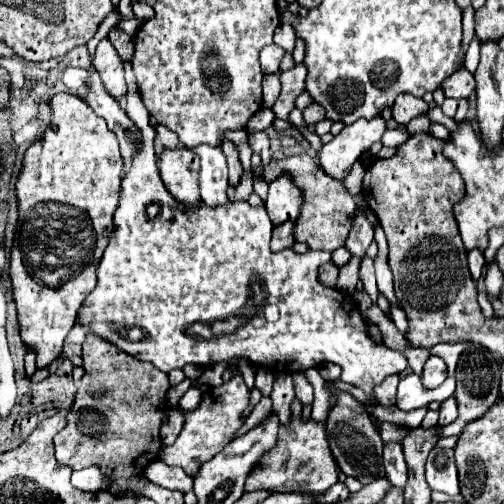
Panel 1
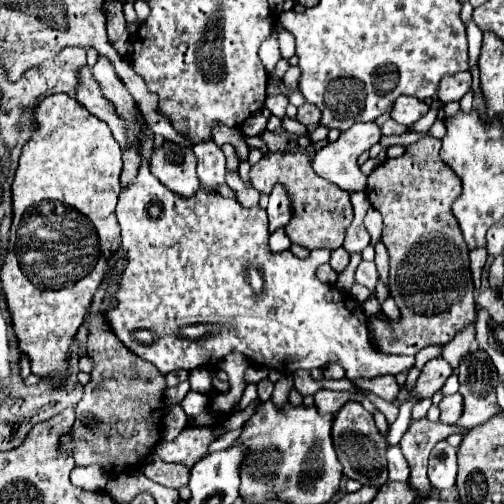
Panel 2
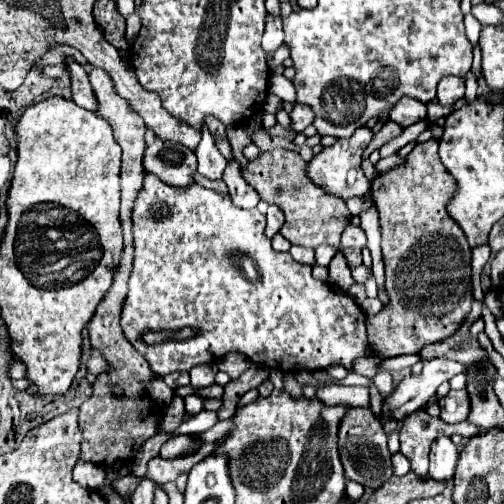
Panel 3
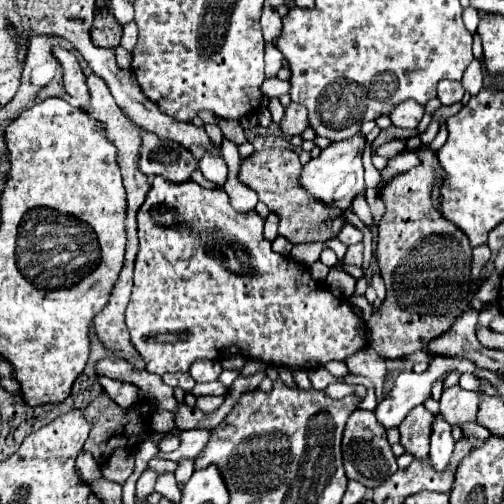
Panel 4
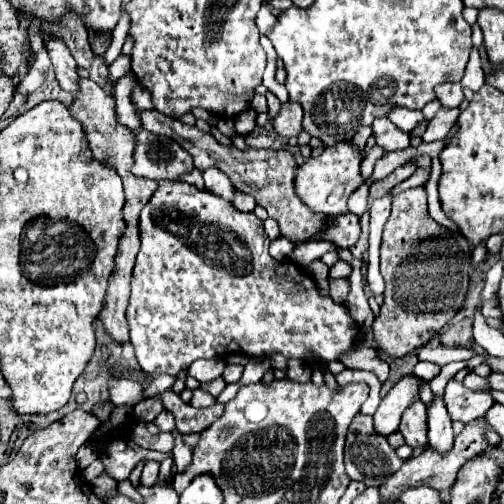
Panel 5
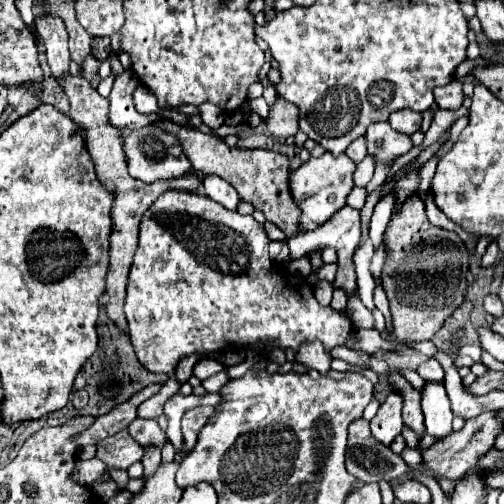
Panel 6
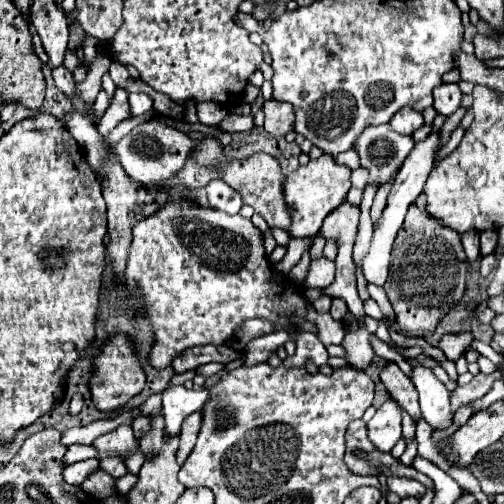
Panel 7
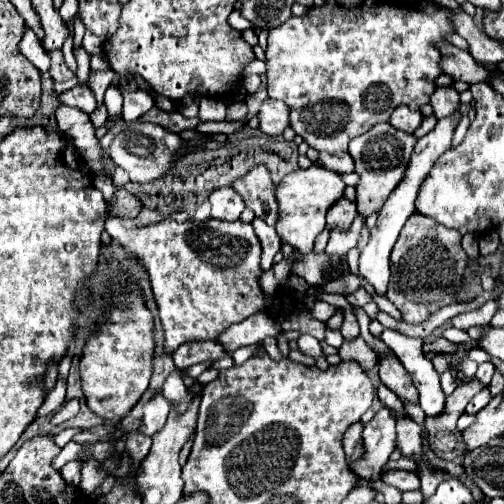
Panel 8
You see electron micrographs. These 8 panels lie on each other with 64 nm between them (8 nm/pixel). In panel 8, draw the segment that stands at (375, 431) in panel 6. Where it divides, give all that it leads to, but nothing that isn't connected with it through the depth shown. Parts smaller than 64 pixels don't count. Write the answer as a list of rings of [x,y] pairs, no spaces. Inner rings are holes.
[[[382,408],[374,418],[364,426],[362,432],[364,454],[360,460],[350,464],[350,470],[360,478],[356,486],[374,488],[374,482],[380,480],[380,474],[396,448],[396,422],[388,408]]]

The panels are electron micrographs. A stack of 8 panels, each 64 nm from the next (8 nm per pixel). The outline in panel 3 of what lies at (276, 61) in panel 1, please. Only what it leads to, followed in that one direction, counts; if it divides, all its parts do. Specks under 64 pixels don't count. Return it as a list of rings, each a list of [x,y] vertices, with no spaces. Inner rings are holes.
[[[268,14],[268,16],[266,16],[266,26],[268,26],[268,30],[264,30],[262,44],[264,44],[264,52],[266,52],[266,56],[270,56],[270,54],[276,52],[276,50],[282,46],[282,42],[284,42],[282,18],[280,18],[280,16],[272,16],[272,14]]]

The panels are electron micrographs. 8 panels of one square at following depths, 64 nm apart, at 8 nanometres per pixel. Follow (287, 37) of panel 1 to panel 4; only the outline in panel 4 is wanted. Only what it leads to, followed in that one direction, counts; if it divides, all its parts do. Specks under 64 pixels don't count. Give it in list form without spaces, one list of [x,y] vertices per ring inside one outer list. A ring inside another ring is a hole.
[[[266,44],[266,80],[274,78],[280,68],[282,68],[282,54],[274,44]]]

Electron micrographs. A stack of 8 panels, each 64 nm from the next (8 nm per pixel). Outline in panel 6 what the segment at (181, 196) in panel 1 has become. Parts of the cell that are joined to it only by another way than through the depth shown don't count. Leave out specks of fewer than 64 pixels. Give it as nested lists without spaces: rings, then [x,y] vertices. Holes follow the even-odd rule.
[[[144,126],[138,130],[132,130],[126,138],[124,138],[124,156],[126,156],[126,164],[128,164],[128,172],[132,178],[136,180],[144,180],[146,184],[152,184],[156,180],[168,180],[168,178],[178,178],[182,174],[186,174],[190,170],[190,160],[186,158],[180,140],[170,134],[164,132],[162,128],[154,128],[154,126]]]

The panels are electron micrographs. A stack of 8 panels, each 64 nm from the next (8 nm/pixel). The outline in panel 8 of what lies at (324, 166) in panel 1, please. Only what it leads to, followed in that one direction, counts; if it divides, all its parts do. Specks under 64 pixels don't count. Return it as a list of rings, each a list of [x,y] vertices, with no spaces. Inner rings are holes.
[[[312,164],[308,170],[296,170],[282,178],[282,182],[276,188],[276,202],[278,202],[278,220],[276,220],[276,232],[280,238],[280,244],[290,244],[298,252],[306,254],[314,248],[316,236],[326,226],[326,210],[330,208],[332,200],[338,200],[344,192],[344,182],[336,172],[328,172],[326,168],[320,168]]]

